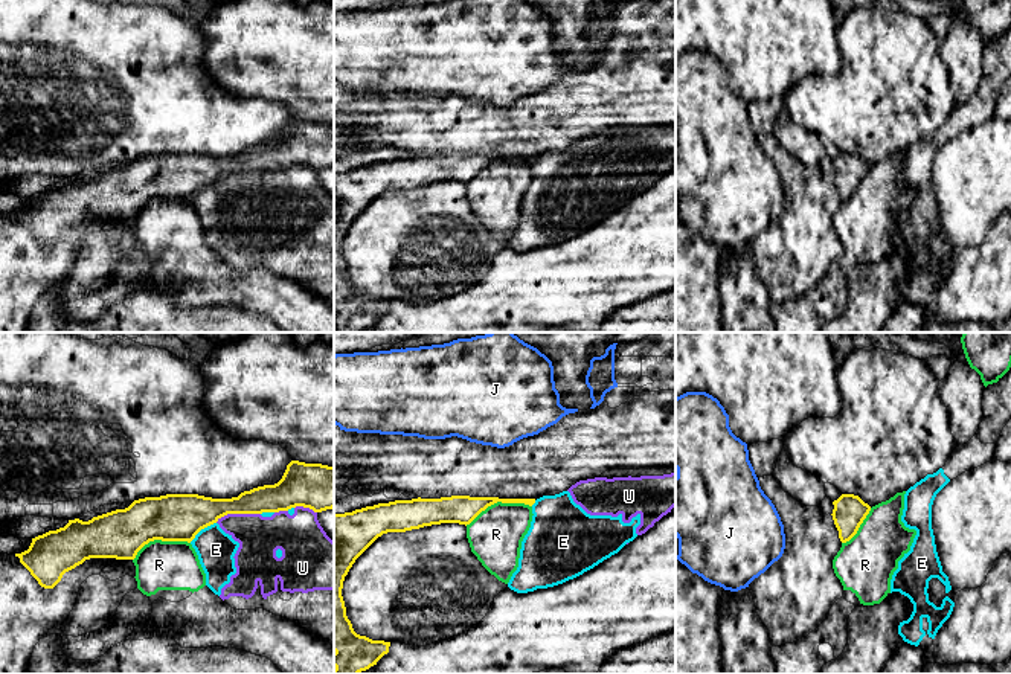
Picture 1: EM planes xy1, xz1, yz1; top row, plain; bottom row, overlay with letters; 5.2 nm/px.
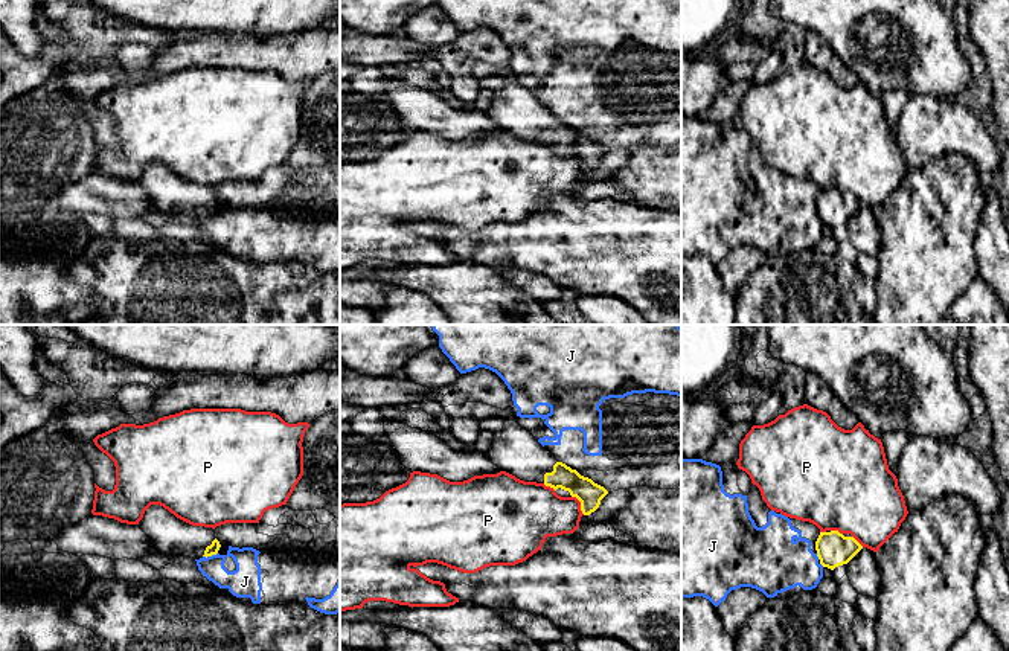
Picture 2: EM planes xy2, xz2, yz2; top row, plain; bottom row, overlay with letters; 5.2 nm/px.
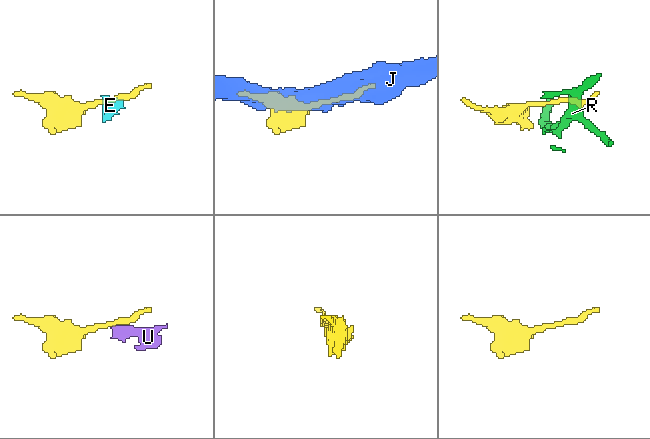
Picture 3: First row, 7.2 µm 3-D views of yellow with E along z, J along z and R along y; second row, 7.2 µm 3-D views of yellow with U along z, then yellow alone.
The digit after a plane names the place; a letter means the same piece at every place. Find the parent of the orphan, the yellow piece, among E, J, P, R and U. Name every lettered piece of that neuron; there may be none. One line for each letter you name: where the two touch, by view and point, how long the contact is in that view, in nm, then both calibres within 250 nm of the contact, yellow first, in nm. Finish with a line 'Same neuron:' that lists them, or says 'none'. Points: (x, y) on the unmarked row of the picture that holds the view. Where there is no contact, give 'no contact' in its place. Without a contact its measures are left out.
Same neuron: none

